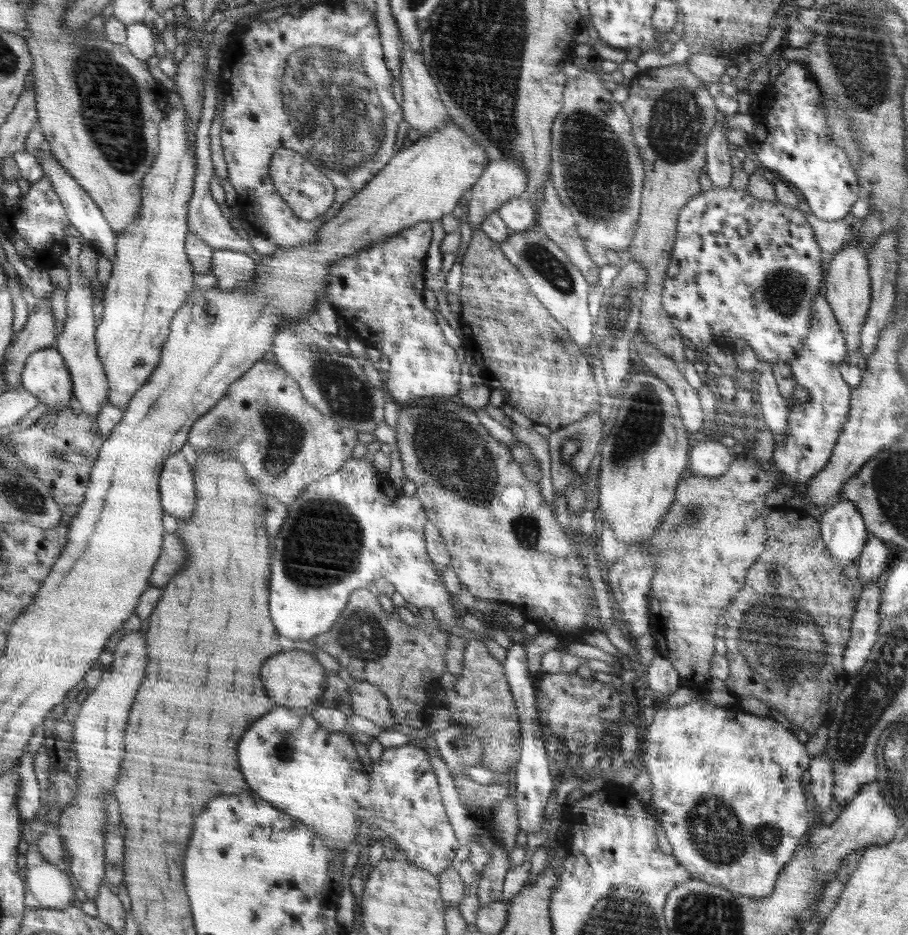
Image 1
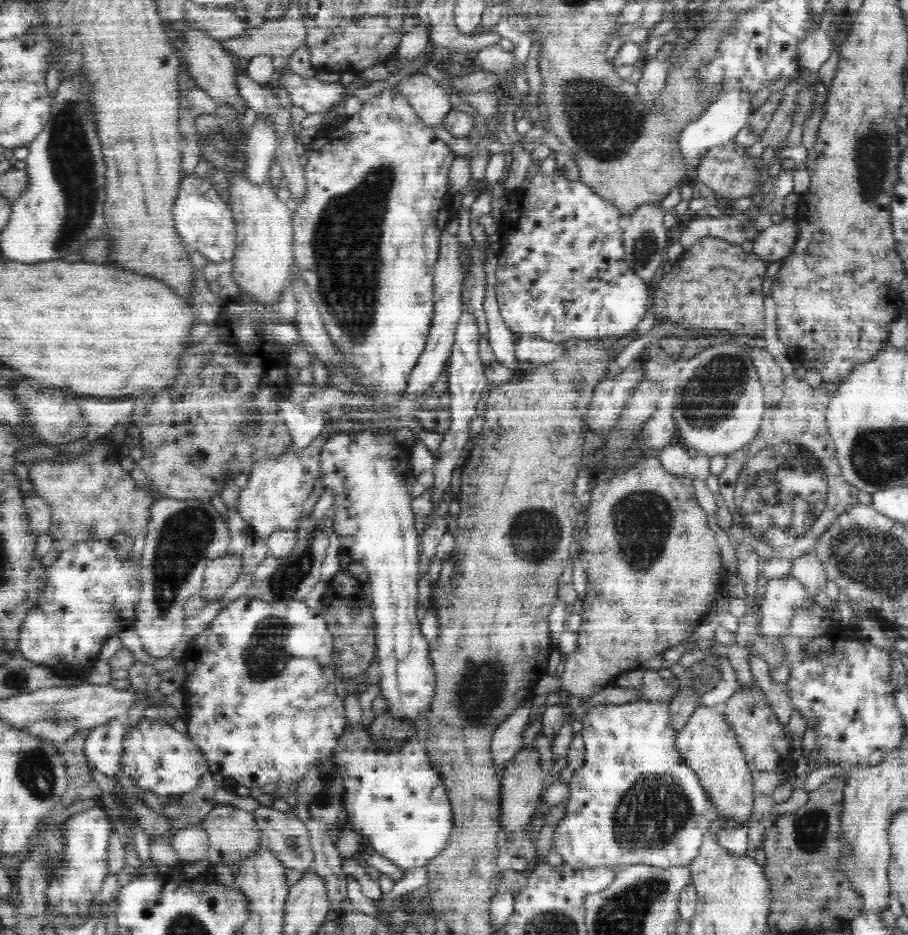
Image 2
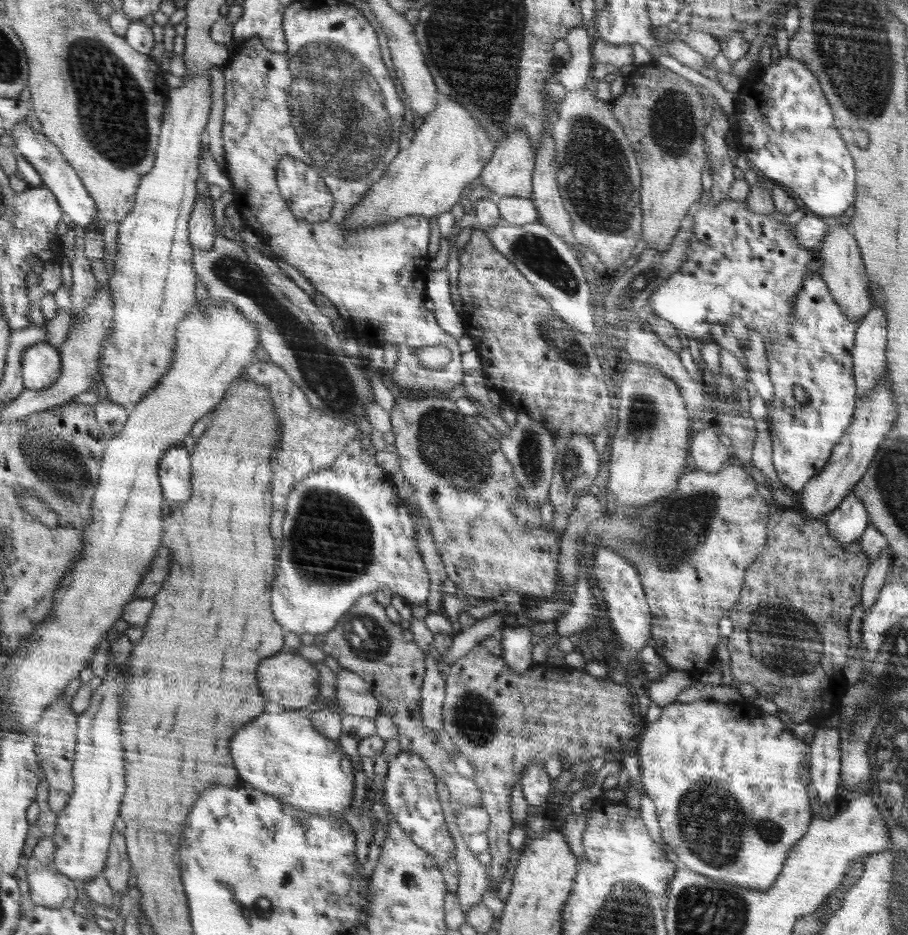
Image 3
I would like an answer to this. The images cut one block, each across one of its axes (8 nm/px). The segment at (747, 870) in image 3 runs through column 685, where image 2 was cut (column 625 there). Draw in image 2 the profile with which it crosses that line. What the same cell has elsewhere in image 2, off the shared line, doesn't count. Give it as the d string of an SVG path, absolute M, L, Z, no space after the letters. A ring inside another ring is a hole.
M670 700L634 701L620 705L602 704L587 713L581 721L584 725L580 734L585 743L585 761L580 768L574 771L570 779L571 795L566 804L565 817L557 824L553 835L552 854L558 859L569 862L572 868L593 867L594 865L620 865L620 870L635 864L656 865L660 868L668 868L670 865L688 865L698 856L698 852L708 833L715 830L716 812L707 798L704 789L700 787L696 773L686 766L676 748L676 735L672 723L670 723Z

